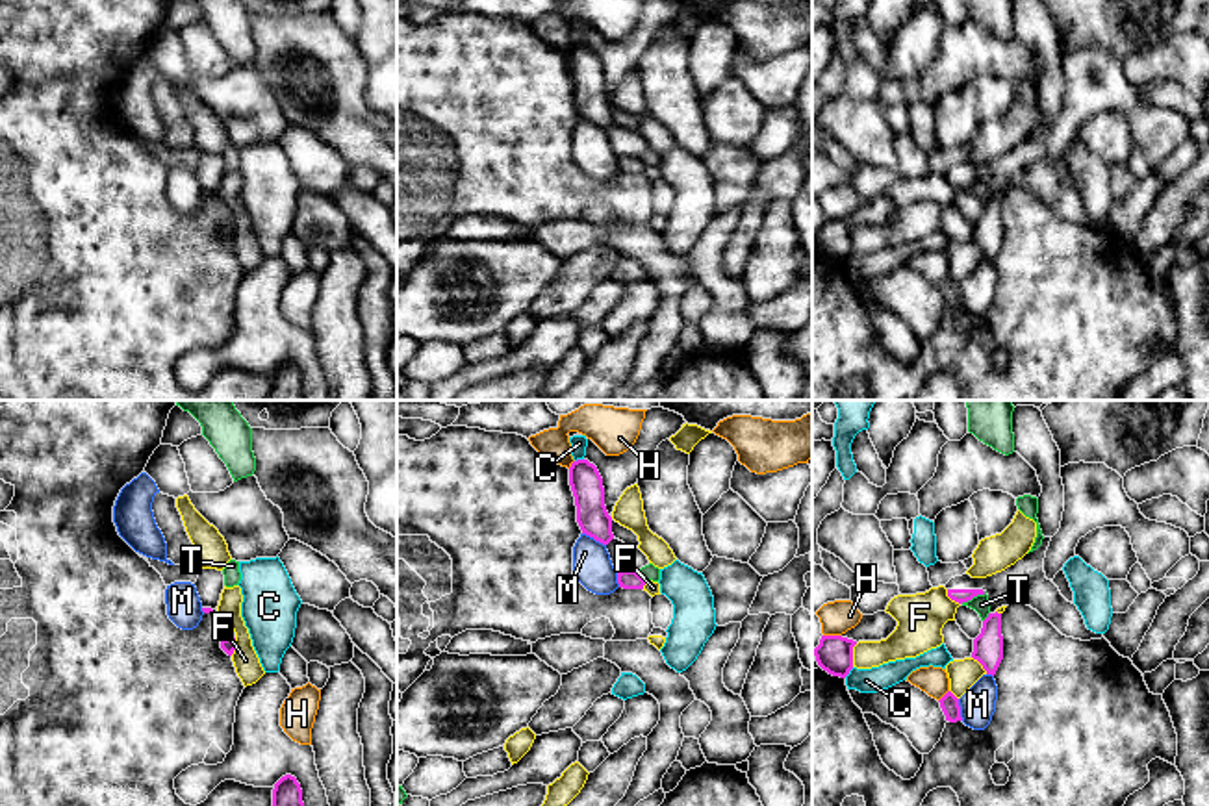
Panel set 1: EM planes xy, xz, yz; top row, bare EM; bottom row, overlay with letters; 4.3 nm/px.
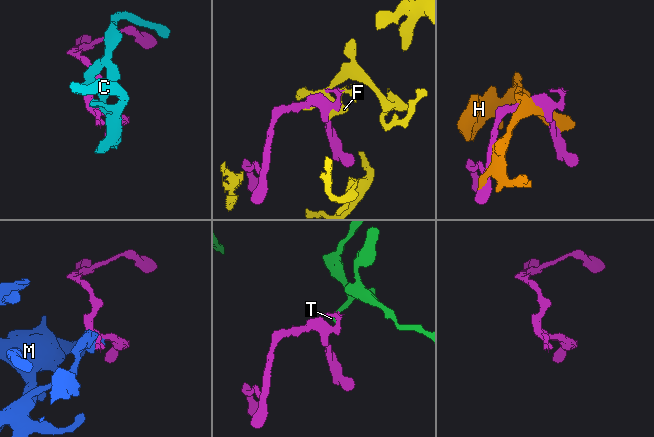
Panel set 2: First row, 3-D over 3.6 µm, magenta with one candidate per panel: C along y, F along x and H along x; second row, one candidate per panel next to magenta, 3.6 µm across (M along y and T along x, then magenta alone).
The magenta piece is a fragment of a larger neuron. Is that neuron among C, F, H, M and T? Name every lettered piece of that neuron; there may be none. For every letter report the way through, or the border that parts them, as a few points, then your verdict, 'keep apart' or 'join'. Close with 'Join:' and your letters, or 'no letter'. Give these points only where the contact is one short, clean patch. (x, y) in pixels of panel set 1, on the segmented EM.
C: keep apart
F: keep apart
H: keep apart
M: keep apart
T: border along yz (985, 591), (961, 603); keep apart
Join: no letter

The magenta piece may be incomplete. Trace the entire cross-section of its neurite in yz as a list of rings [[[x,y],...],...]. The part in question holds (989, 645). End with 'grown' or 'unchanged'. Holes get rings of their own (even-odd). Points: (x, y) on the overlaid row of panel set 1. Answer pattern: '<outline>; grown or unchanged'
[[[1044,537],[1037,550],[1025,554],[1001,573],[986,578],[962,574],[944,586],[948,597],[959,604],[977,595],[988,595],[990,613],[983,621],[981,634],[974,639],[972,652],[972,658],[983,665],[986,674],[994,676],[1003,660],[1001,613],[996,610],[1012,602],[1031,606],[1066,637],[1081,641],[1103,637],[1103,634],[1087,628],[1077,606],[1068,602],[1059,587],[1046,578],[1044,558],[1050,541],[1051,537]]]; grown

